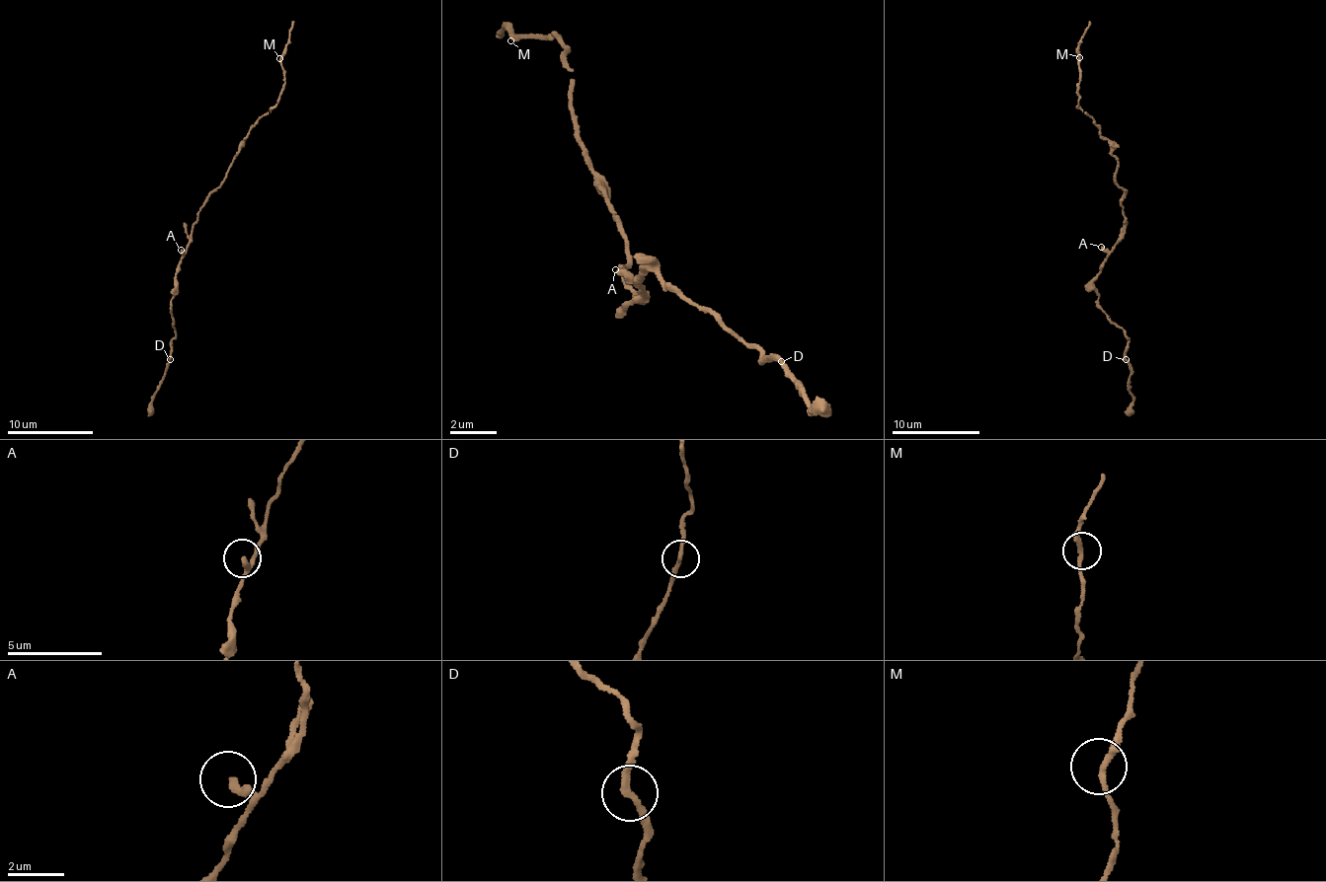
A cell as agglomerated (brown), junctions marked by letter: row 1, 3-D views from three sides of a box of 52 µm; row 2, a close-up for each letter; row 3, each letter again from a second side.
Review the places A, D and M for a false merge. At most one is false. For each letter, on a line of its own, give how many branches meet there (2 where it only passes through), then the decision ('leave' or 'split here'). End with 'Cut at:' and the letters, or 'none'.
A: 2 branches meet; leave
D: 2 branches meet; leave
M: 2 branches meet; leave
Cut at: none

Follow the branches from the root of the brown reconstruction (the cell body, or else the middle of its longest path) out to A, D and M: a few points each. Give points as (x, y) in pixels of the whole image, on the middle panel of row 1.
A: (628, 283), (626, 289), (638, 291), (636, 297), (648, 301), (633, 281), (628, 281), (615, 269)
D: (628, 283), (648, 301), (640, 278), (660, 273), (759, 348), (760, 361), (783, 359)
M: (628, 283), (622, 223), (610, 220), (573, 130), (566, 48), (558, 35), (510, 40)

